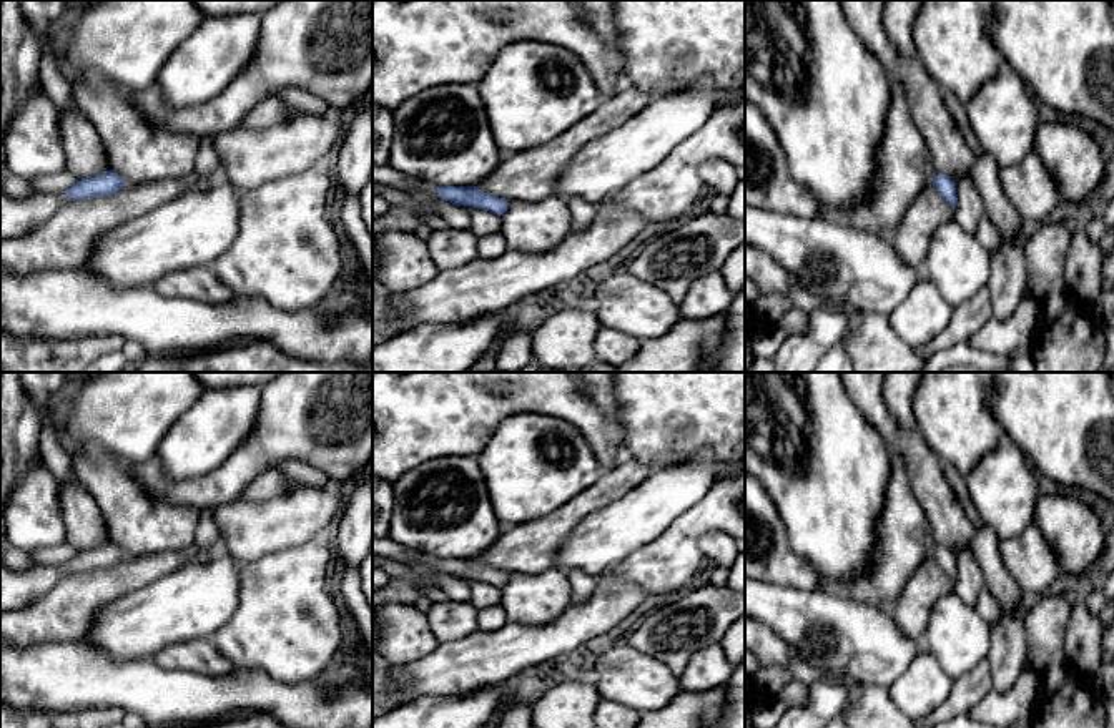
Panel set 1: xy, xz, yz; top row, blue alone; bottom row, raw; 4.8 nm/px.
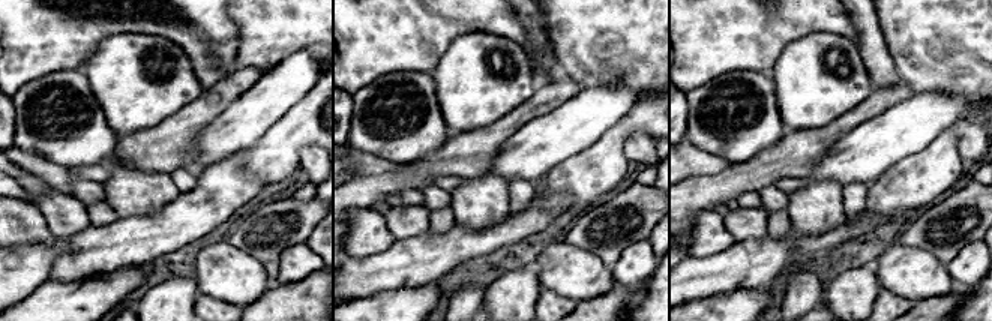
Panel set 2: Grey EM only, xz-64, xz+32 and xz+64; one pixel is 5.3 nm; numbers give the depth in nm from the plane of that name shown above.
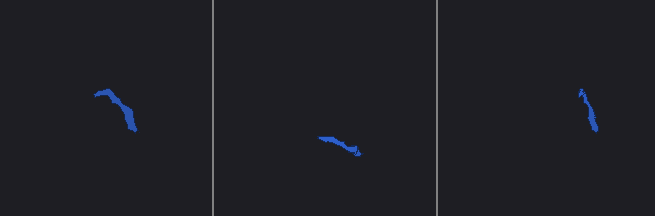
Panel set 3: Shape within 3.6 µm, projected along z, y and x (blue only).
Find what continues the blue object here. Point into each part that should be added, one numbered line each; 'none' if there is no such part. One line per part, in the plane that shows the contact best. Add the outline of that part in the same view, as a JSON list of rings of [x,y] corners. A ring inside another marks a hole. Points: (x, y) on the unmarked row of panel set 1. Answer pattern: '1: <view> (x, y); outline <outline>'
1: xz (426, 560); outline [[[414,550],[416,552],[416,550]],[[416,552],[416,555],[417,555],[417,560],[416,562],[412,562],[411,565],[407,565],[409,568],[416,568],[417,565],[424,565],[424,567],[437,567],[439,565],[439,562],[437,562],[437,558],[434,558],[434,557],[431,557],[431,555],[422,555],[422,553],[419,553],[419,552]]]

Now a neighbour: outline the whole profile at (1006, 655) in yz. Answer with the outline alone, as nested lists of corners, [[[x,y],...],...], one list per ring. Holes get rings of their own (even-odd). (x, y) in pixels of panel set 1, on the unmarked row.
[[[1001,610],[1001,622],[991,627],[991,683],[998,693],[1014,688],[1024,671],[1028,638],[1024,628],[1024,612],[1011,613]]]

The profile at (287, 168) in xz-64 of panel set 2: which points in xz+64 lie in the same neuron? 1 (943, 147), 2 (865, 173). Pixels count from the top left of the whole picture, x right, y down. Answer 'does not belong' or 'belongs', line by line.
1: belongs
2: does not belong

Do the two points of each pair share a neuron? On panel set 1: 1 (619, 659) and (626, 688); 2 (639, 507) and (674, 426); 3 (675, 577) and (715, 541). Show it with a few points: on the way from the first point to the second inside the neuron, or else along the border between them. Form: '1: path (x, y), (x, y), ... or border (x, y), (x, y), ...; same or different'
1: path (622, 665), (626, 682); same
2: border (690, 457), (654, 472); different
3: border (720, 529), (710, 529), (699, 541), (705, 565); different

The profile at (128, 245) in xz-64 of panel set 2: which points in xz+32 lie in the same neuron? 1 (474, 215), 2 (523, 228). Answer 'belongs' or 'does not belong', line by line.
1: does not belong
2: belongs

